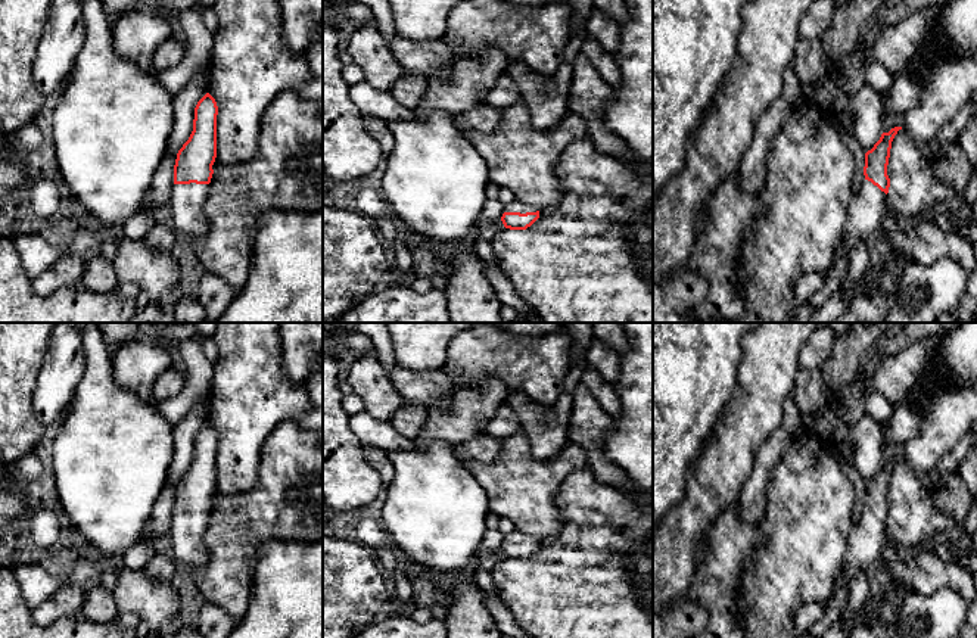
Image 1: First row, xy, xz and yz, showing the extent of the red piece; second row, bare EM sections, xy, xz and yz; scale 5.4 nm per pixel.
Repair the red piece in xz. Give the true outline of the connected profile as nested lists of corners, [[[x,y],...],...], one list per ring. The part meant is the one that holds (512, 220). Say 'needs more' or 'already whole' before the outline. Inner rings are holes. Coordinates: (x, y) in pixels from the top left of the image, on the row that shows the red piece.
needs more | [[[517,200],[504,205],[504,214],[501,221],[505,228],[526,230],[539,218],[539,211],[530,205],[520,203]]]

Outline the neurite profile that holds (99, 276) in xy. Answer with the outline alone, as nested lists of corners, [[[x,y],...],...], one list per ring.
[[[100,253],[93,256],[81,277],[81,286],[94,293],[113,293],[119,284],[113,265]]]

